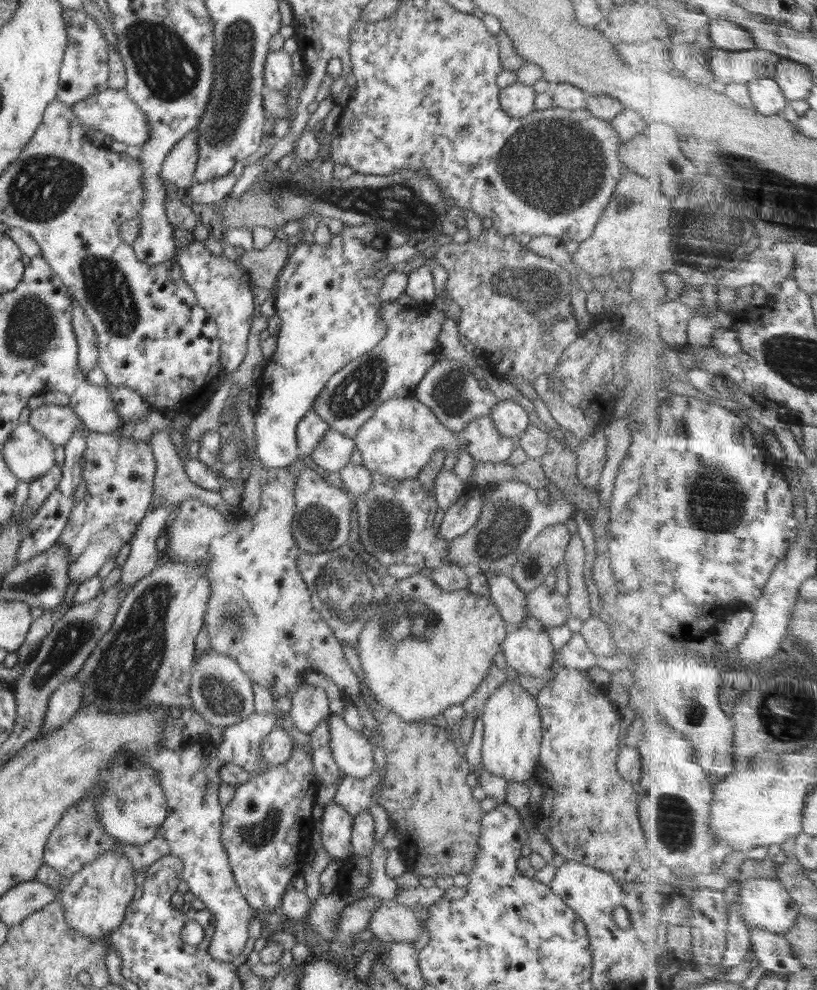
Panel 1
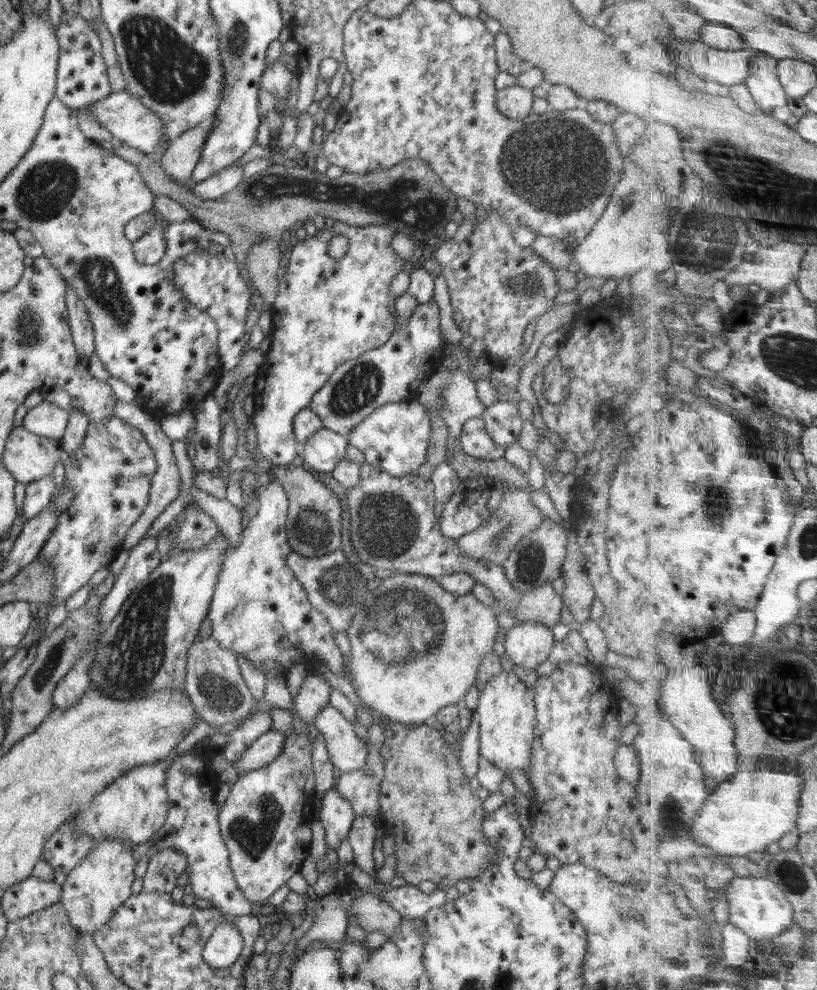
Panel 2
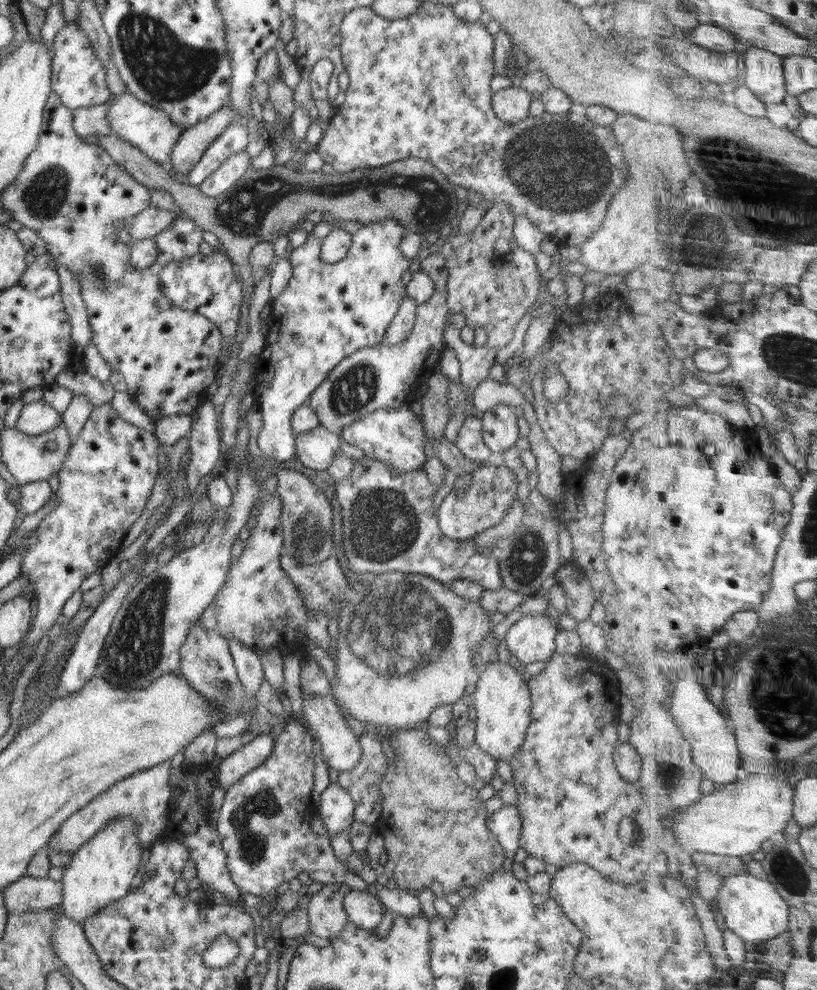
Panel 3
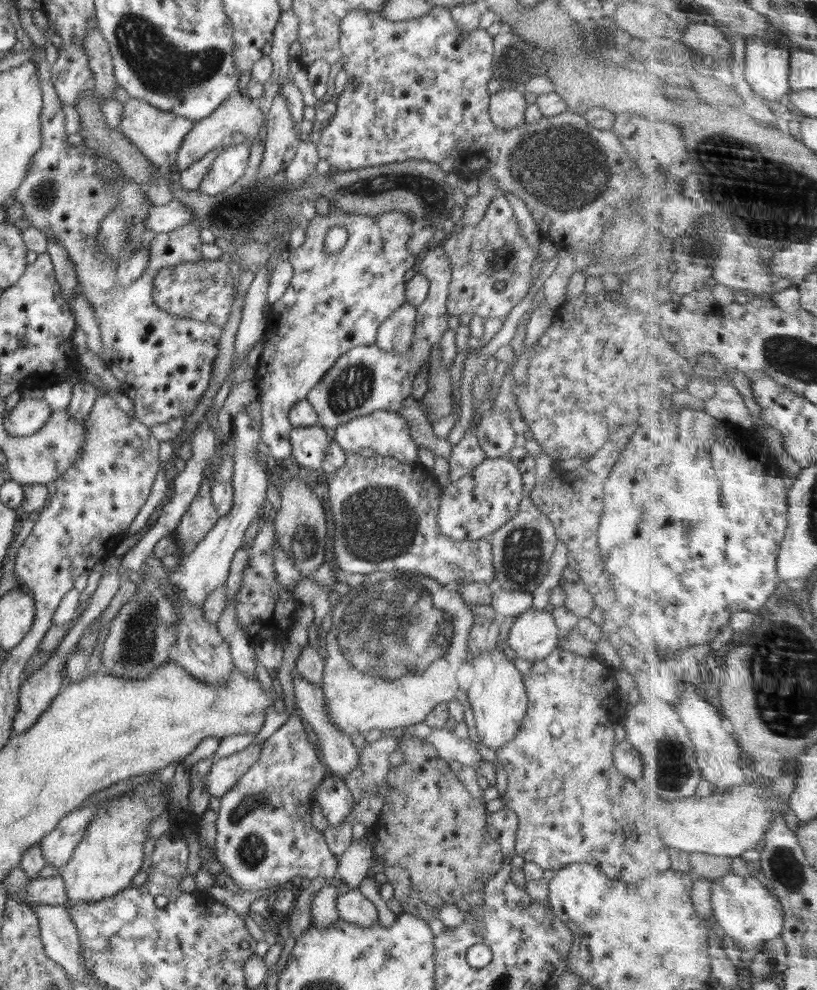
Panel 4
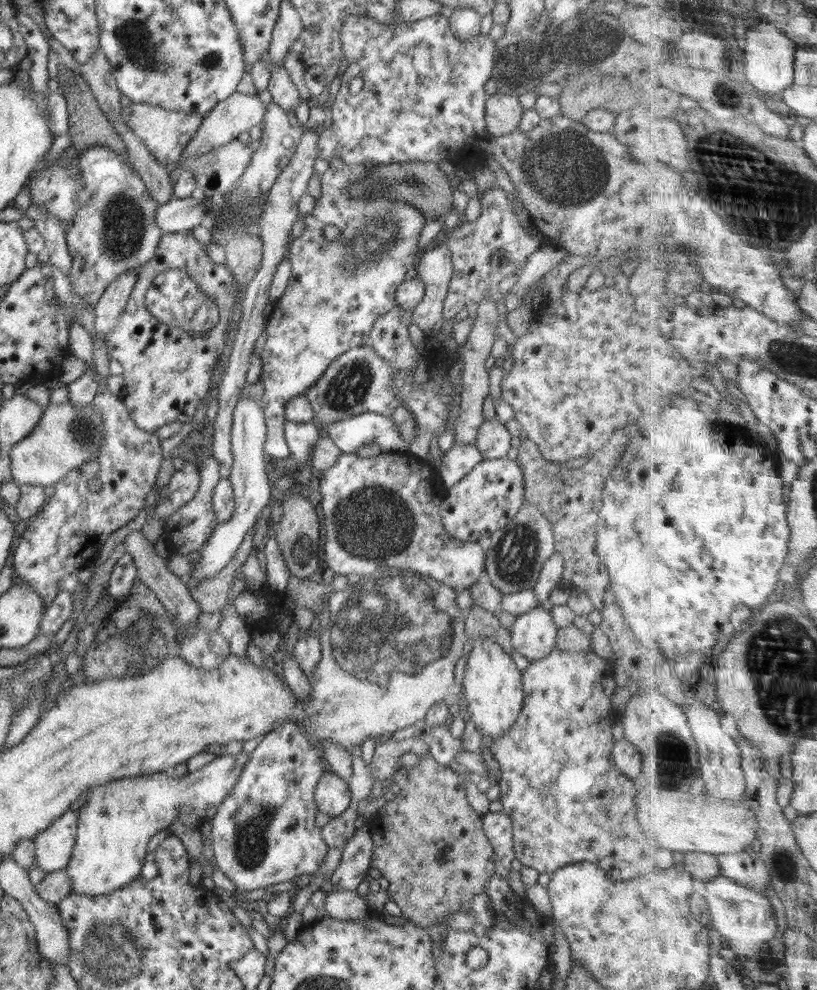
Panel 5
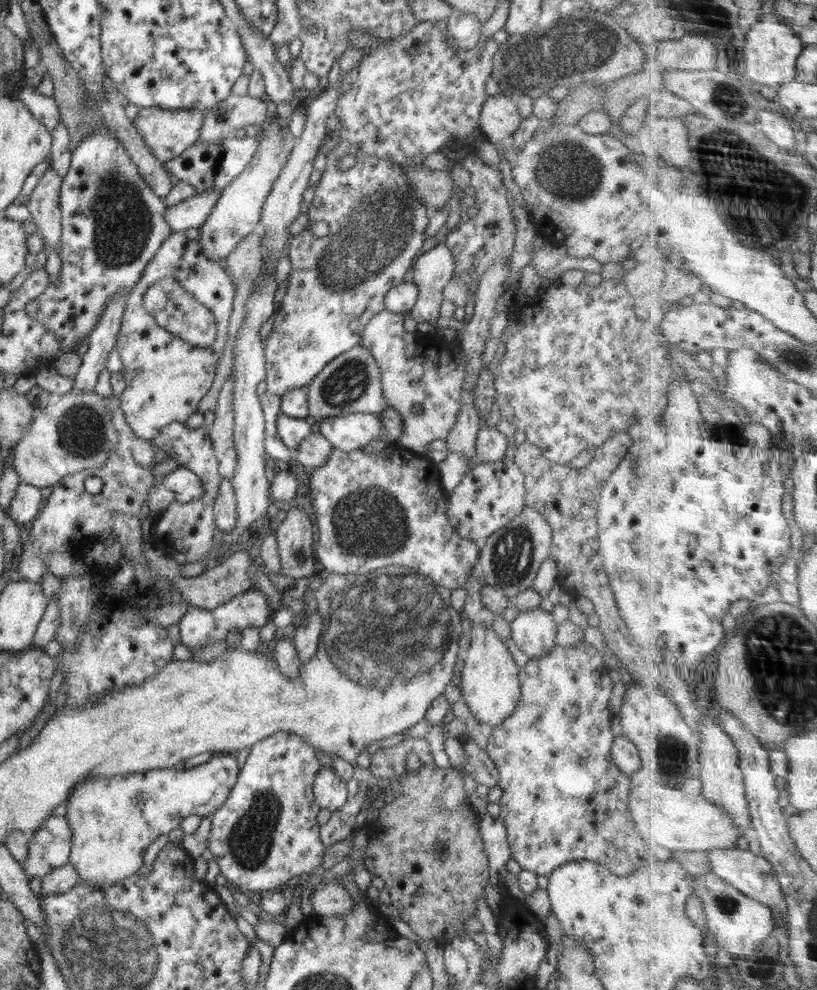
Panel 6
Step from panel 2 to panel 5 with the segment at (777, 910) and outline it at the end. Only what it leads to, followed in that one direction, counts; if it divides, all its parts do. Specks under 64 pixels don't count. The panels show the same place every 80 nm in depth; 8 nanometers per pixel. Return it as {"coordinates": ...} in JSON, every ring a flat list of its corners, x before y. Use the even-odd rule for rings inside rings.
{"coordinates":[[726,876,710,879,705,885,703,894,711,911,710,926,721,934,724,945,728,945,739,955,751,956,767,945,768,940,775,939,778,934,778,920,774,914,774,906,764,892,740,885,738,881]]}

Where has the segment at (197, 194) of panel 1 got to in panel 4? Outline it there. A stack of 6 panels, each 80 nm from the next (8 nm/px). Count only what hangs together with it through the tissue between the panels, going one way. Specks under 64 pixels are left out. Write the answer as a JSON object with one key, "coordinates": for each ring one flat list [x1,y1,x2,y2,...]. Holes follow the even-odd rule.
{"coordinates":[[244,141,229,146,220,156,216,156,199,190,208,196,217,196,220,192,226,191,244,177,248,160,249,146]]}

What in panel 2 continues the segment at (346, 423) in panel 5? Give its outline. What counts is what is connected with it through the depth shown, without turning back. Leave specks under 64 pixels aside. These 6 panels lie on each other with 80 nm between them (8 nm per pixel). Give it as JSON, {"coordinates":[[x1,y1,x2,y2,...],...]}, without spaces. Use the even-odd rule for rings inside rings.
{"coordinates":[[404,400,375,408,360,424,352,428,346,437,352,446,364,453,367,463,400,478,416,472,418,467,424,464,431,432,431,422,425,407,417,400]]}

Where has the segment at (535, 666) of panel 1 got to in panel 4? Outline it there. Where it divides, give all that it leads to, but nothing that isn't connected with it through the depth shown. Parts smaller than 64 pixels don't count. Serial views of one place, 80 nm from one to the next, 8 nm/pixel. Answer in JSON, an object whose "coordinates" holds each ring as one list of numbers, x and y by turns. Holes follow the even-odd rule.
{"coordinates":[[531,608,516,617,507,643,515,656,534,664,555,650,560,634,550,609,540,611]]}

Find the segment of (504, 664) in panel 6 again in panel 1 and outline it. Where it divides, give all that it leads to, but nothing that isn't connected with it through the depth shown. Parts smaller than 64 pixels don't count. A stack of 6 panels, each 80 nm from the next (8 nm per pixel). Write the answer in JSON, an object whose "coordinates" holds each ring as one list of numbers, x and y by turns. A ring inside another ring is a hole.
{"coordinates":[[505,680,489,697,482,711,484,722,484,739,481,748,481,762,492,774,505,778,506,782,513,780,525,784,526,780,535,780,538,770,537,760,542,742,542,719,536,699,515,680]]}

